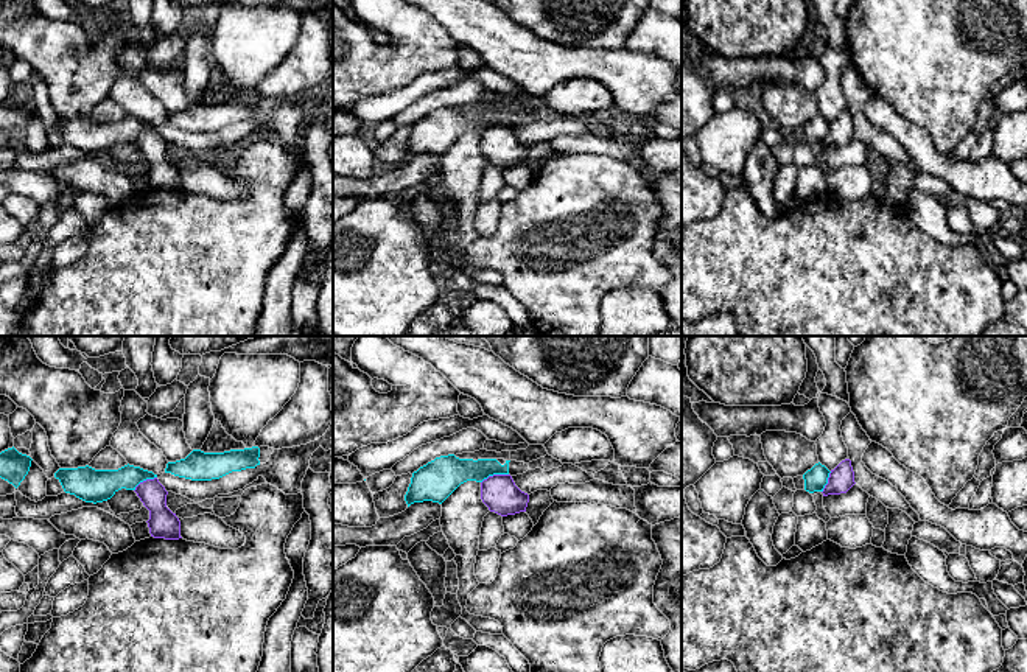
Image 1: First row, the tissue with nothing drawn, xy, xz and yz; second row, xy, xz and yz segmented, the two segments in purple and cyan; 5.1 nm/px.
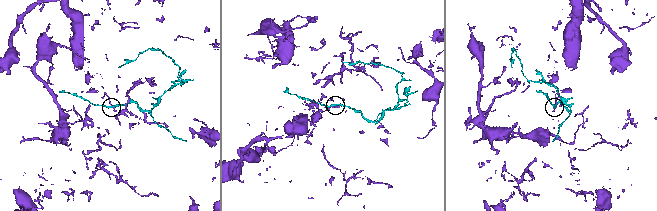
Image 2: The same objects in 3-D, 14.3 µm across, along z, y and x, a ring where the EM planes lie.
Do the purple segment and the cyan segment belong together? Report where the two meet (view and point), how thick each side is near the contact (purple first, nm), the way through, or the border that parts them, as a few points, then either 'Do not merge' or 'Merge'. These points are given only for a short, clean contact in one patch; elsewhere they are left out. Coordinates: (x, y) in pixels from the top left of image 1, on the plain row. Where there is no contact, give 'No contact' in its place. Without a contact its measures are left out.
Touches purple at xz (494, 126). Thickness 190 nm (purple) against 190 nm. Boundary: xz (508, 125), (489, 126), (481, 134). Do not merge

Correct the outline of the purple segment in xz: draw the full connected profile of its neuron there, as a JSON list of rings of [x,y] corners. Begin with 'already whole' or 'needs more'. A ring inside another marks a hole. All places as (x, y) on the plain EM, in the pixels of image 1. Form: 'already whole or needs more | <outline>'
already whole | [[[493,126],[481,134],[481,151],[501,168],[526,163],[529,146],[521,143],[510,126]]]

